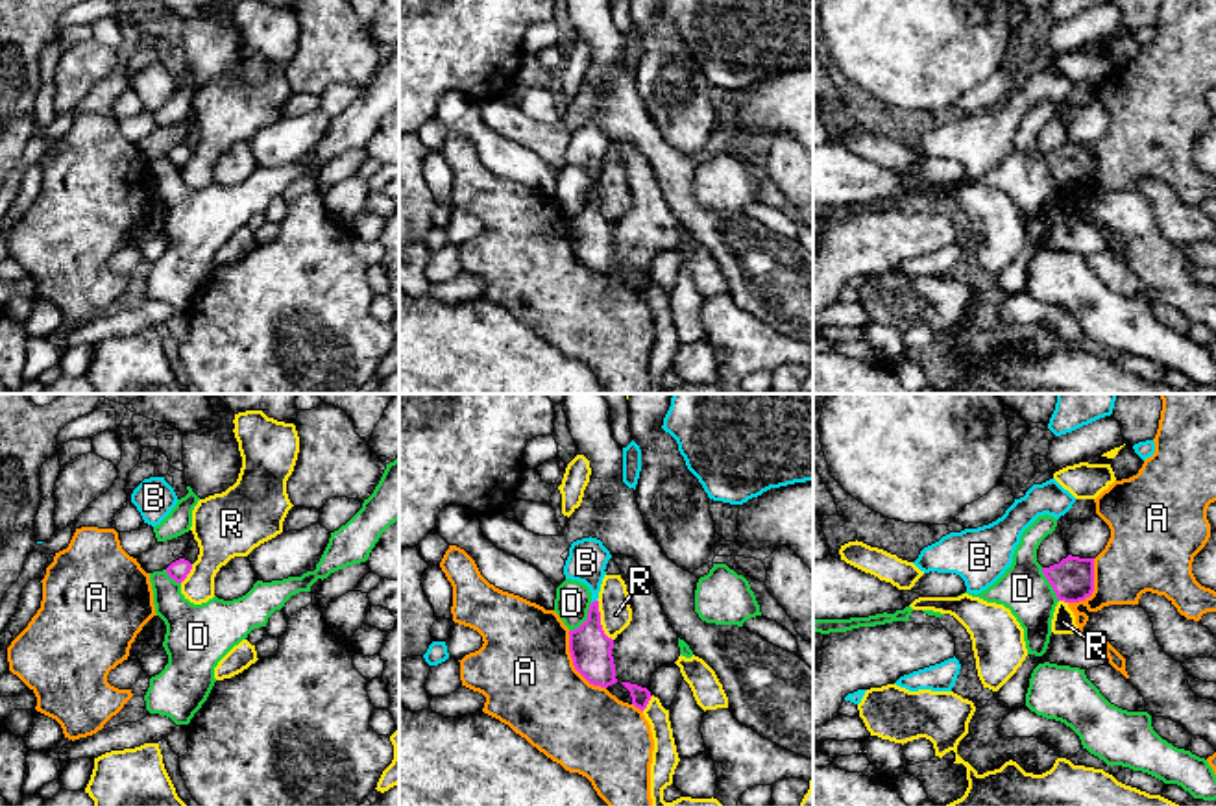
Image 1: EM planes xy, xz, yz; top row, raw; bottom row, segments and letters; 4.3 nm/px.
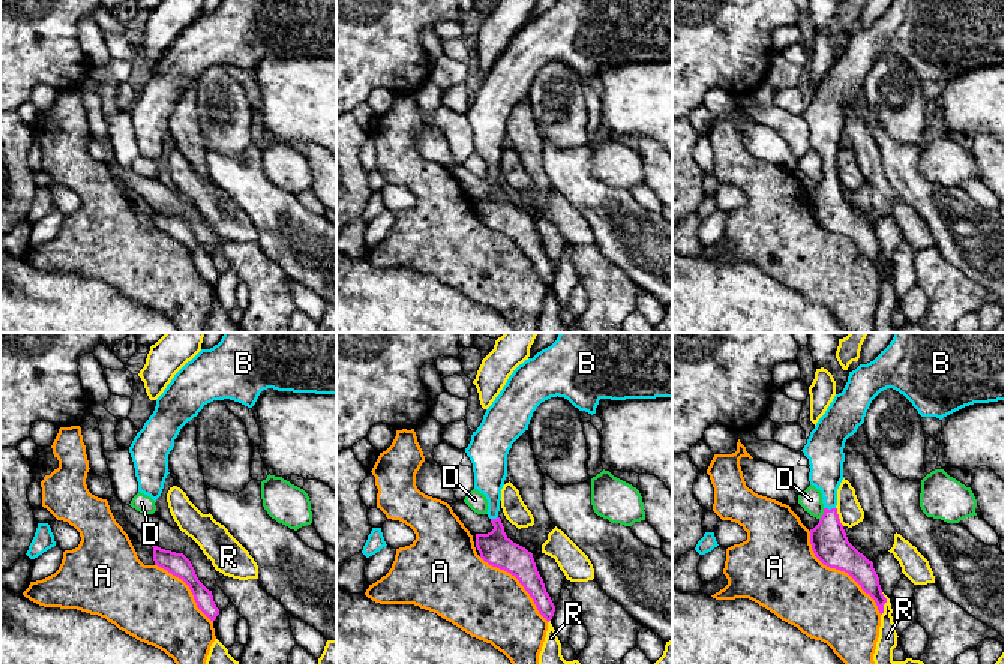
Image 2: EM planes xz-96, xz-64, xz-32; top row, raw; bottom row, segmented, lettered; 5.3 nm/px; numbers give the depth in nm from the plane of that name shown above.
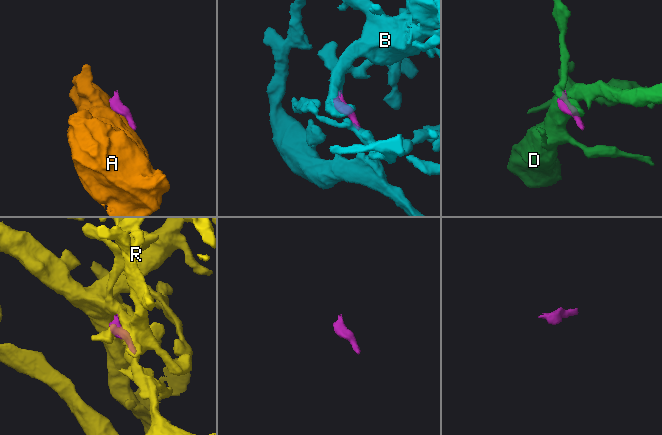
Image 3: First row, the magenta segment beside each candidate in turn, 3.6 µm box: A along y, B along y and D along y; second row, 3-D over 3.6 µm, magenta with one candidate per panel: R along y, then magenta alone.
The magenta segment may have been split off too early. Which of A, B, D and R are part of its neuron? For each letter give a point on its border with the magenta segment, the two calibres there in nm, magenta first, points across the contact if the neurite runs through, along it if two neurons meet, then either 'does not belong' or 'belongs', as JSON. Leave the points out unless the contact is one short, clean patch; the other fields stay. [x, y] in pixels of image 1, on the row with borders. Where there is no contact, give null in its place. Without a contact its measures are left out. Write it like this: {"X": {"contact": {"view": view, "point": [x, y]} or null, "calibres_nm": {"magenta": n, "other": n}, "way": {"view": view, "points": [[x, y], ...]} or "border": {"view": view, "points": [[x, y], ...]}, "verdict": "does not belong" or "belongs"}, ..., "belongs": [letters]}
{"A": {"contact": {"view": "xz", "point": [573, 664]}, "calibres_nm": {"magenta": 180, "other": 420}, "verdict": "does not belong"}, "B": {"contact": {"view": "xz", "point": [594, 601]}, "calibres_nm": {"magenta": 180, "other": 170}, "way": {"view": "xz", "points": [[590, 647], [594, 601], [594, 579], [586, 562]]}, "verdict": "belongs"}, "D": {"contact": {"view": "xz", "point": [586, 620]}, "calibres_nm": {"magenta": 180, "other": 150}, "border": {"view": "xz", "points": [[592, 603], [586, 618], [570, 631]]}, "verdict": "does not belong"}, "R": {"contact": {"view": "xz", "point": [599, 620]}, "calibres_nm": {"magenta": 180, "other": 140}, "verdict": "does not belong"}, "belongs": ["B"]}

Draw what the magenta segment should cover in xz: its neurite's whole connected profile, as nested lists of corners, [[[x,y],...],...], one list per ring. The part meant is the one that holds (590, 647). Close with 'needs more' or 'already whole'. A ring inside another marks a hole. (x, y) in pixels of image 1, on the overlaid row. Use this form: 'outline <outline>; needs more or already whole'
outline [[[582,538],[571,543],[564,566],[565,579],[584,582],[591,592],[588,619],[569,630],[569,653],[575,669],[593,686],[608,688],[617,682],[612,656],[614,640],[601,625],[599,592],[606,575],[610,551],[597,538]]]; needs more

